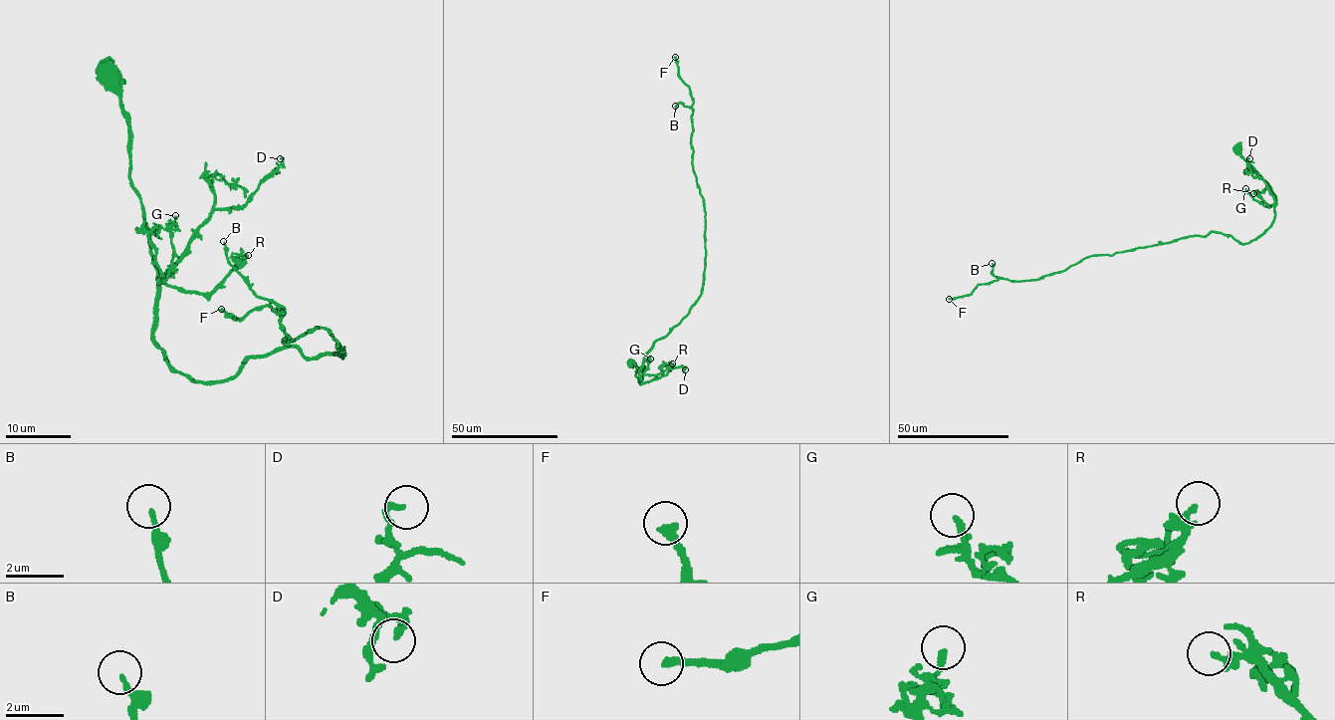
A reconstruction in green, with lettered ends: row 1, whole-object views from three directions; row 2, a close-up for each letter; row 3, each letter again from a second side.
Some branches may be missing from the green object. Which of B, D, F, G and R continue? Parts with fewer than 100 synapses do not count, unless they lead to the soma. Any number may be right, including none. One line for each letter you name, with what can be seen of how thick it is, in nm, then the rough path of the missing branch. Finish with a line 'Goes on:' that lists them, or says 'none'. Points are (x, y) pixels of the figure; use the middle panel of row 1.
B: 180 nm thick; missing branch runs (675, 106), (662, 109), (658, 123), (660, 141), (666, 150), (667, 161), (658, 172), (662, 175), (662, 194)
F: 280 nm thick; missing branch runs (675, 57), (661, 46), (640, 43), (619, 45), (592, 54), (580, 51), (557, 58), (543, 57), (544, 63)
Goes on: B, F

